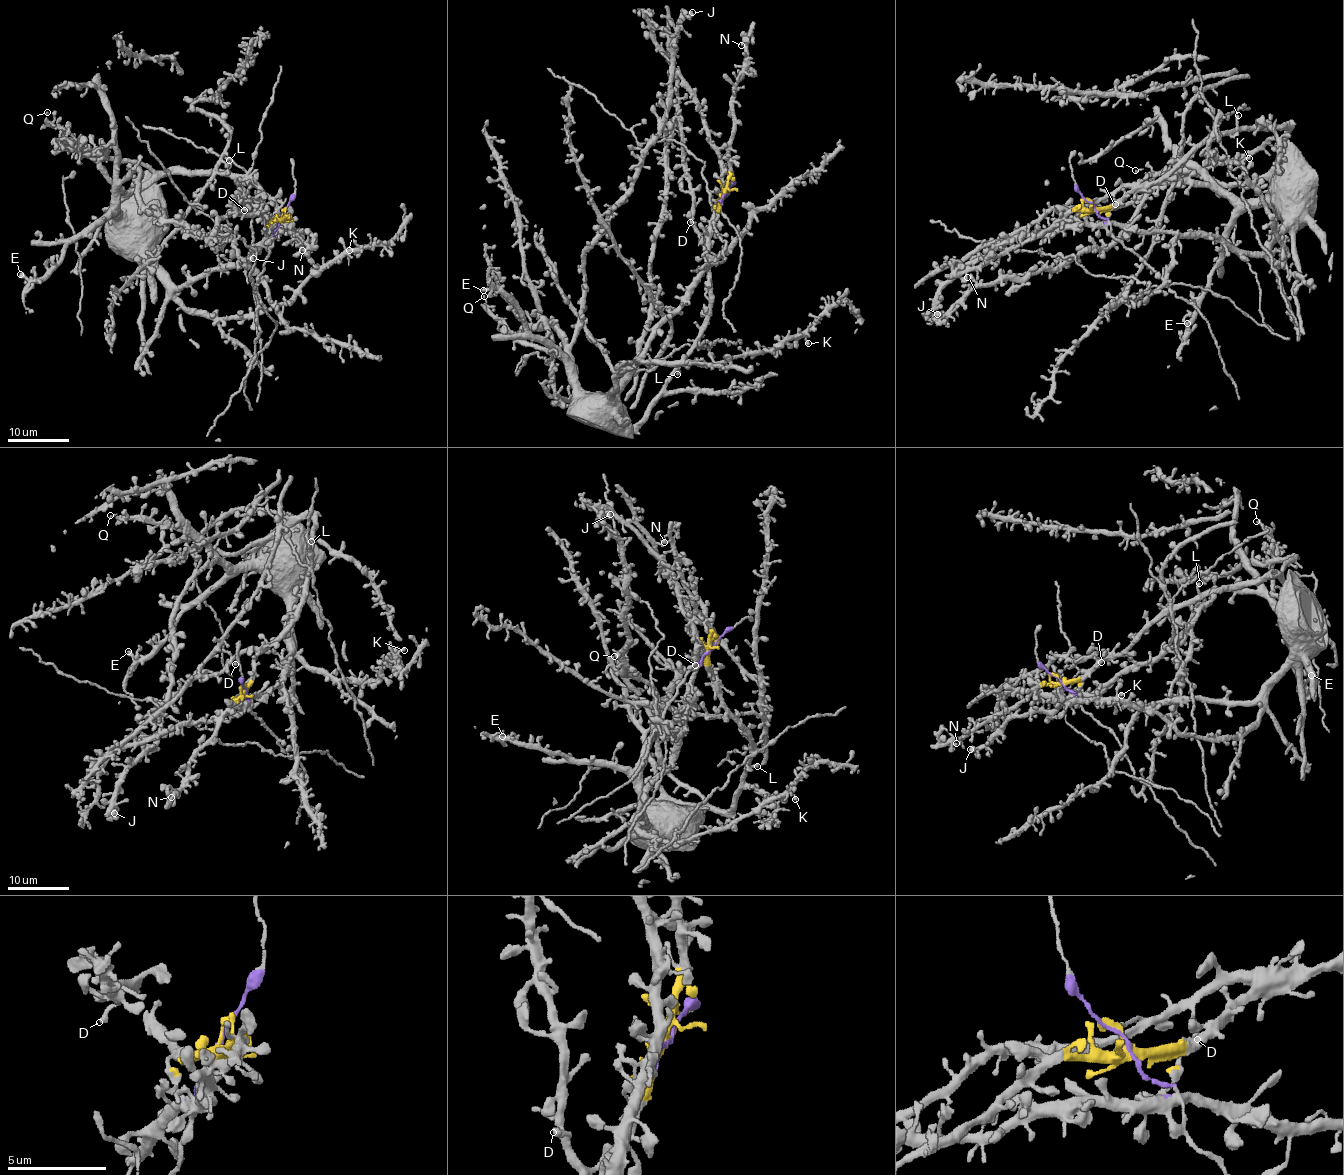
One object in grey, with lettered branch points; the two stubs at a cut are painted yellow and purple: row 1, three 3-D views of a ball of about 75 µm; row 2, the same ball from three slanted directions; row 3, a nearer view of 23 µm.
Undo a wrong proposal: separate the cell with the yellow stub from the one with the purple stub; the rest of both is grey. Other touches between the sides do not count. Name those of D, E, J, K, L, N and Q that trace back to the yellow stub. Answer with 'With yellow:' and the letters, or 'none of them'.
With yellow: D, L, N, Q

